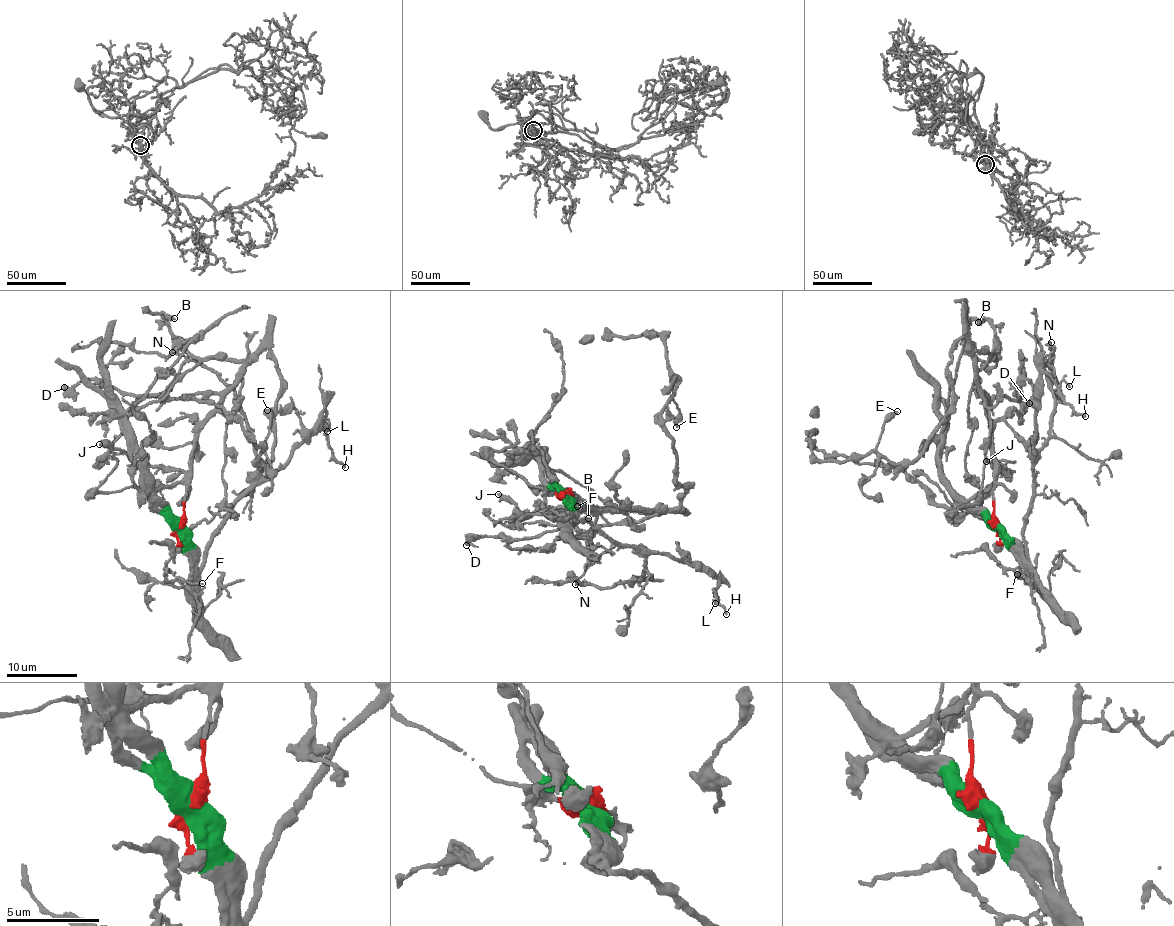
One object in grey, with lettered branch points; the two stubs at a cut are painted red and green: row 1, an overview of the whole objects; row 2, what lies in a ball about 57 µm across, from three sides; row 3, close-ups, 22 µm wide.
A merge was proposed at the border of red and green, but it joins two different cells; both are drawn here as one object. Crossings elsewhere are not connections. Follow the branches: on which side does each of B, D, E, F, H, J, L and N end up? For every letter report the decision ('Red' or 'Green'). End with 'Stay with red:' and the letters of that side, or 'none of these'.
B: Red
D: Red
E: Red
F: Green
H: Green
J: Red
L: Green
N: Green
Stay with red: B, D, E, J

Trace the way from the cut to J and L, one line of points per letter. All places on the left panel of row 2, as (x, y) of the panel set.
J: (180, 527), (187, 475), (182, 471), (150, 467), (140, 461), (135, 464), (128, 453), (99, 444)
L: (180, 527), (186, 546), (200, 566), (210, 535), (229, 509), (284, 464), (319, 415), (325, 412), (326, 431)

